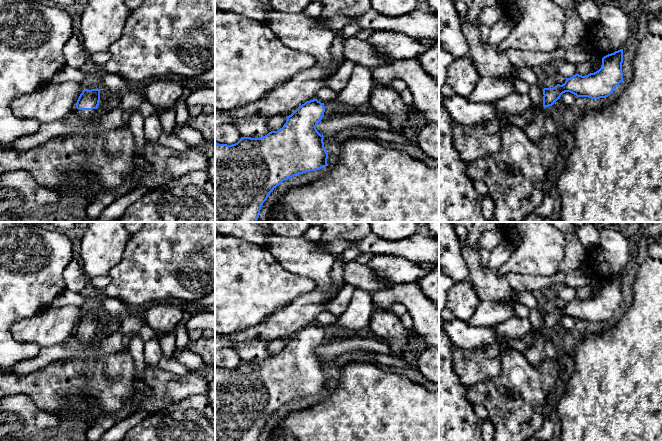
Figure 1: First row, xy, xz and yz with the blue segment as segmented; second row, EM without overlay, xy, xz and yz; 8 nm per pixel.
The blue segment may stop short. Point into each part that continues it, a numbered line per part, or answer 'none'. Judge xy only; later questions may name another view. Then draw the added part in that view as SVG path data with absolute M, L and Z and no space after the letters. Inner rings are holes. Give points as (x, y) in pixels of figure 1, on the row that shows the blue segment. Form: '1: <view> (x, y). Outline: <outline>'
1: xy (81, 113). Outline: M75 108L74 112L80 117L80 118L90 118L92 116L95 116L97 114L97 109L92 110L80 110Z

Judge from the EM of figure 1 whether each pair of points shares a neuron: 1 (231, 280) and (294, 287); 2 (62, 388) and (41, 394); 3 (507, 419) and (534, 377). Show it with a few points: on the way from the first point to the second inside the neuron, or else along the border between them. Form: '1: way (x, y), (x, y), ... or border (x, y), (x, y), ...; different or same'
1: way (247, 284), (278, 287); same
2: way (57, 388), (46, 389); same
3: way (516, 409), (516, 398), (524, 387); same

